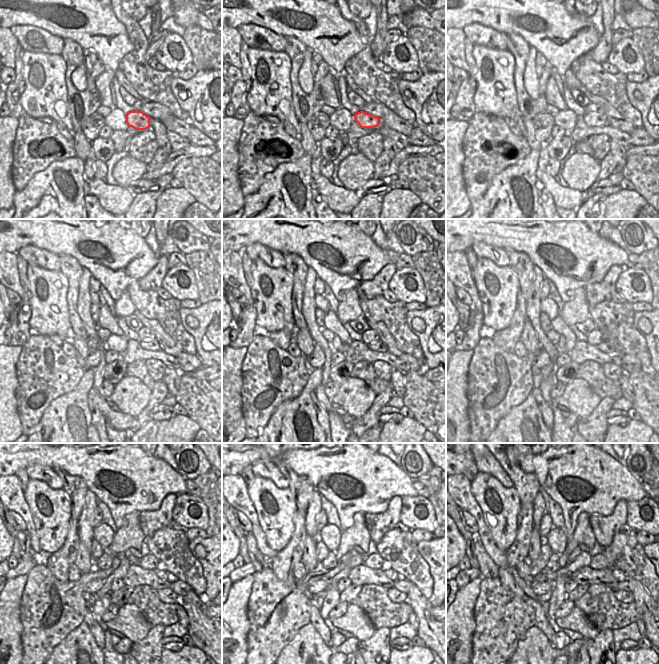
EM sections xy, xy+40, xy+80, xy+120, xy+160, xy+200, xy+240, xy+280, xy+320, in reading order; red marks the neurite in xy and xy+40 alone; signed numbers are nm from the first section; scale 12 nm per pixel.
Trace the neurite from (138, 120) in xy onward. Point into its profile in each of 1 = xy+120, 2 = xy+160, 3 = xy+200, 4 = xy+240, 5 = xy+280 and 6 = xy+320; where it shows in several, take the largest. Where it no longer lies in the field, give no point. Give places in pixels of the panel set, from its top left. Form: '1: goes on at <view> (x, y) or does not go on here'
1: goes on at xy+120 (151, 345)
2: goes on at xy+160 (378, 346)
3: goes on at xy+200 (604, 347)
4: goes on at xy+240 (162, 573)
5: goes on at xy+280 (391, 574)
6: goes on at xy+320 (618, 574)

